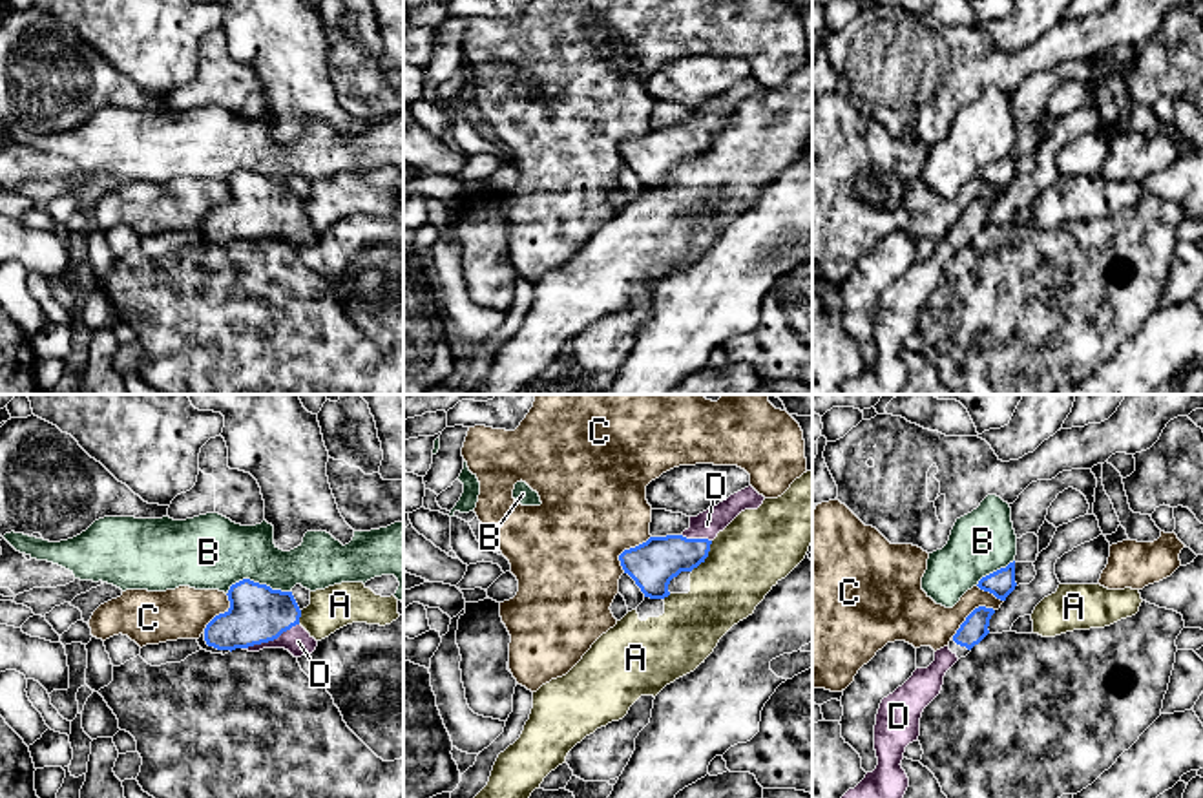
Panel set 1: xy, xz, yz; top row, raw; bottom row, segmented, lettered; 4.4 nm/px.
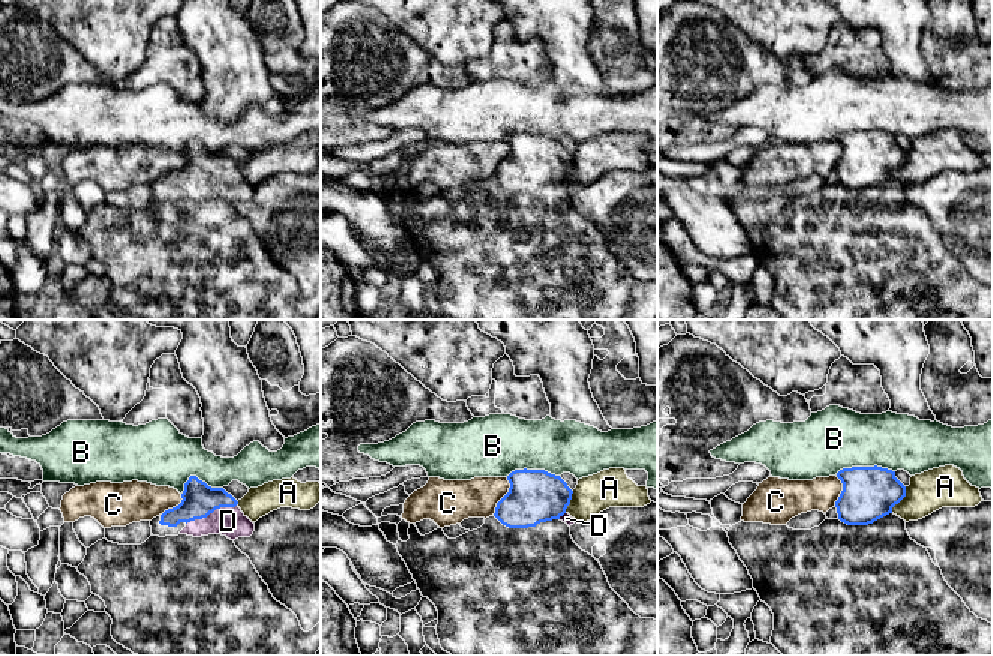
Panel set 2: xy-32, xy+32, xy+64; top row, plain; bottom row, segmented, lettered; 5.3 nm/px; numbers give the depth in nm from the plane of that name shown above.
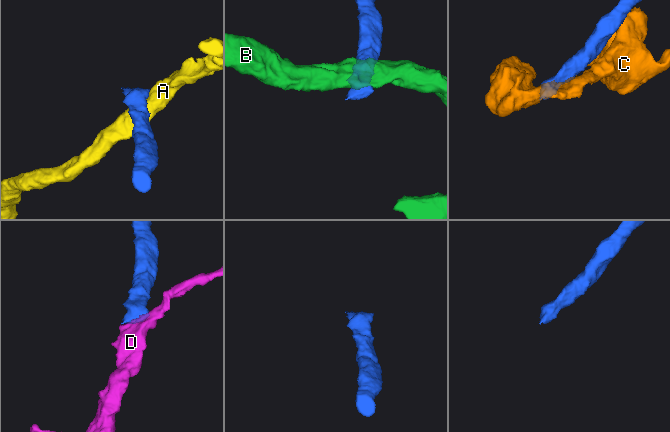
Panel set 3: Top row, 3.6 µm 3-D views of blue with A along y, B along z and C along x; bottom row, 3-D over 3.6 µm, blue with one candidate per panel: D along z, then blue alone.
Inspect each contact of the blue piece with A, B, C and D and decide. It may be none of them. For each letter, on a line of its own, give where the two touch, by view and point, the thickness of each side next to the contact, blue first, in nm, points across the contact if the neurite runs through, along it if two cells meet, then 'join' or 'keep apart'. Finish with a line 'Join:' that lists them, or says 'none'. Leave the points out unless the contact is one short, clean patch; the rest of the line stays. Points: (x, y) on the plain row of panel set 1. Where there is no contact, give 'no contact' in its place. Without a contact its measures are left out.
A: meets blue in xz at (705, 148); 220 nm thick on the blue side, 340 nm on the other; keep apart
B: meets blue in xy at (258, 174); 260 nm thick on the blue side, 340 nm on the other; keep apart
C: meets blue in xz at (627, 141); 220 nm thick on the blue side, 460 nm on the other; border along xz (650, 126), (619, 146), (623, 163); keep apart
D: meets blue in xy at (271, 230); 260 nm thick on the blue side, 120 nm on the other; runs through xy (258, 205), (271, 218), (271, 230), (298, 232); join
Join: D

